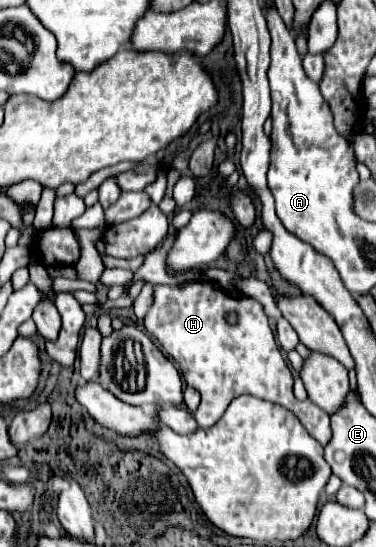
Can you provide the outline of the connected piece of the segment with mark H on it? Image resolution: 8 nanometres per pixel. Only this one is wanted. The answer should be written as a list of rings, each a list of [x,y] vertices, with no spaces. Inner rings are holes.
[[[196,282],[186,286],[154,285],[154,302],[143,320],[143,326],[152,334],[164,352],[178,362],[186,386],[196,388],[202,396],[198,410],[194,412],[200,428],[214,426],[228,404],[240,394],[252,394],[262,400],[276,402],[298,416],[302,426],[322,446],[330,440],[330,418],[322,414],[318,406],[298,402],[292,392],[292,374],[276,346],[268,318],[262,312],[262,304],[256,300],[232,300],[222,292],[218,284]],[[164,304],[168,310],[158,312],[156,306]],[[228,314],[236,314],[236,324],[228,322]]]

